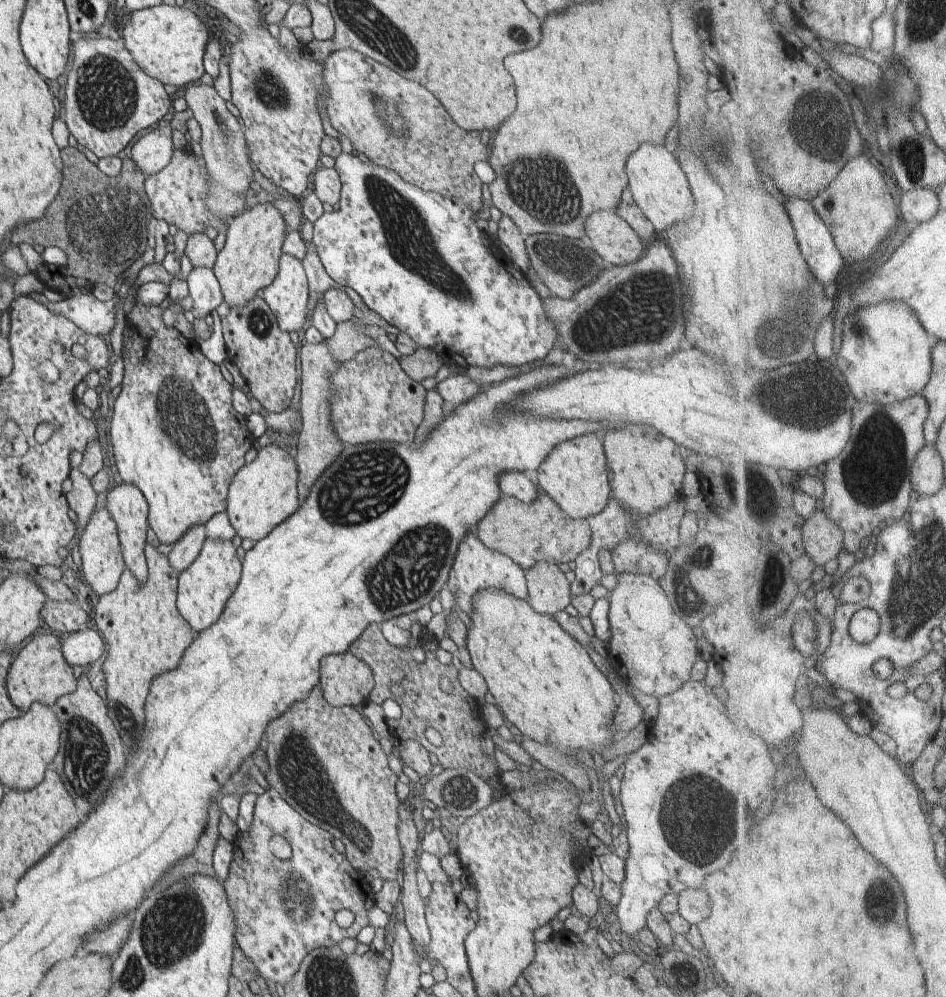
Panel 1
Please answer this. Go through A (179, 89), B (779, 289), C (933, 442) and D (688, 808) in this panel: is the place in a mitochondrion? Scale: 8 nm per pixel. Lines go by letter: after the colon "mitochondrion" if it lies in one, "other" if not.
A: other
B: mitochondrion
C: other
D: mitochondrion

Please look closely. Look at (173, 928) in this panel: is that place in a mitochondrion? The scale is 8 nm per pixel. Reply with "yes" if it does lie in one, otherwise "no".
yes

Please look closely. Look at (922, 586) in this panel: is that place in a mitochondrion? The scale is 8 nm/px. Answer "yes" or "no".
yes

